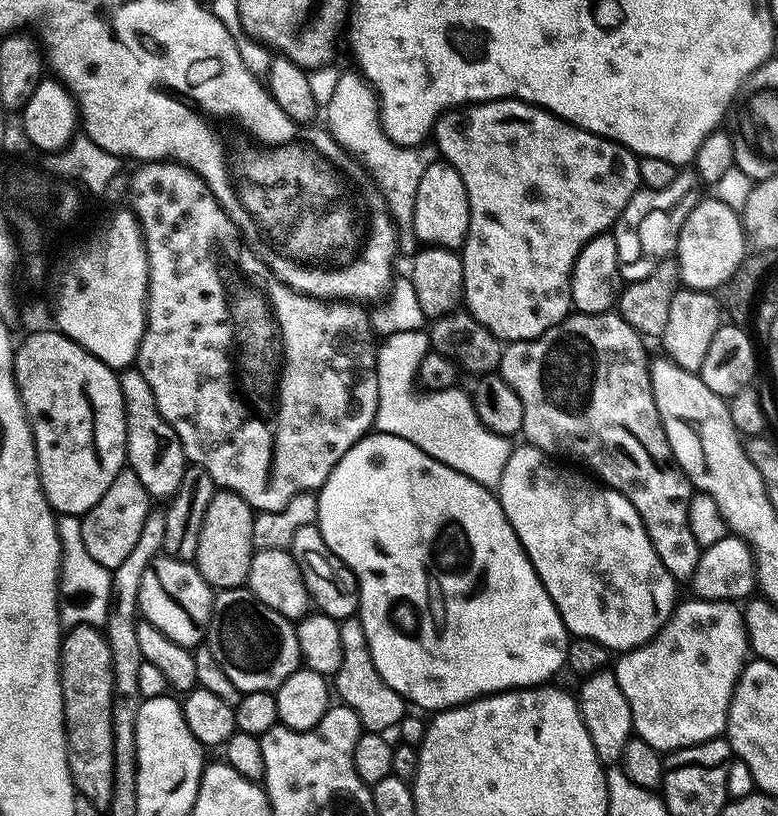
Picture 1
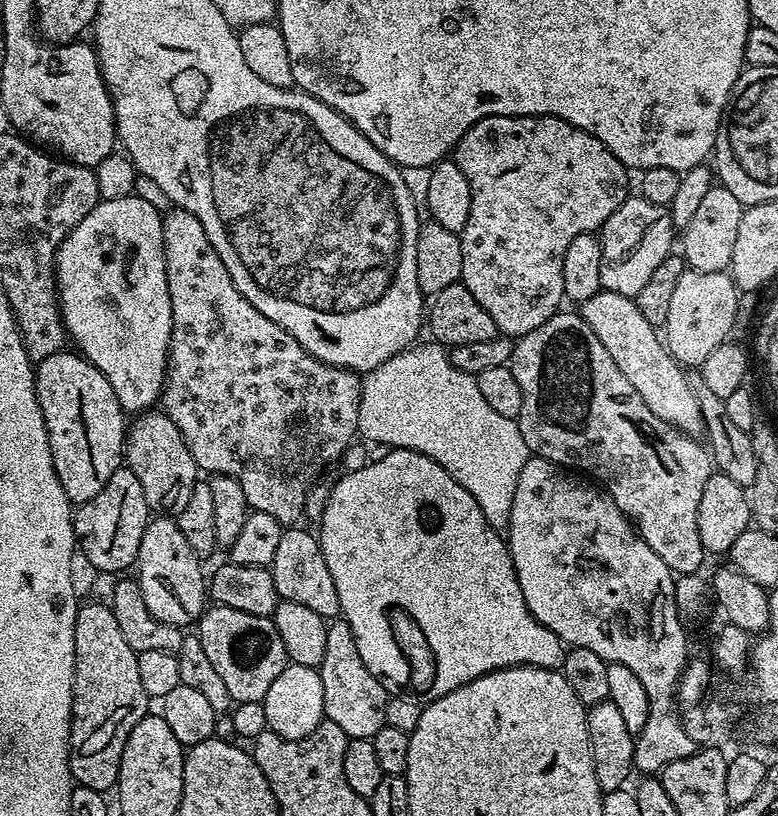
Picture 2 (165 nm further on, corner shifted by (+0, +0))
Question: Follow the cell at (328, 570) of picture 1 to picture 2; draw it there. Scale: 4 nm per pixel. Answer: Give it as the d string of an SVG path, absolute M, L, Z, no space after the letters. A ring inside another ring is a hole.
M285 527L270 571L281 600L298 602L298 606L306 606L309 610L314 610L314 614L325 618L340 616L338 586L334 586L334 574L330 574L330 566L326 566L319 539L313 533L311 536L304 528Z

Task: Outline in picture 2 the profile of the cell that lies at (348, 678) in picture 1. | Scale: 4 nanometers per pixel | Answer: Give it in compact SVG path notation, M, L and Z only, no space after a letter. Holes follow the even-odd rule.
M342 618L333 619L328 624L326 654L318 671L322 678L325 717L342 726L349 740L371 740L374 734L378 734L378 730L384 728L387 724L389 689L379 676L366 670L366 662L362 662L362 654L358 654L358 642L354 642L354 634Z

